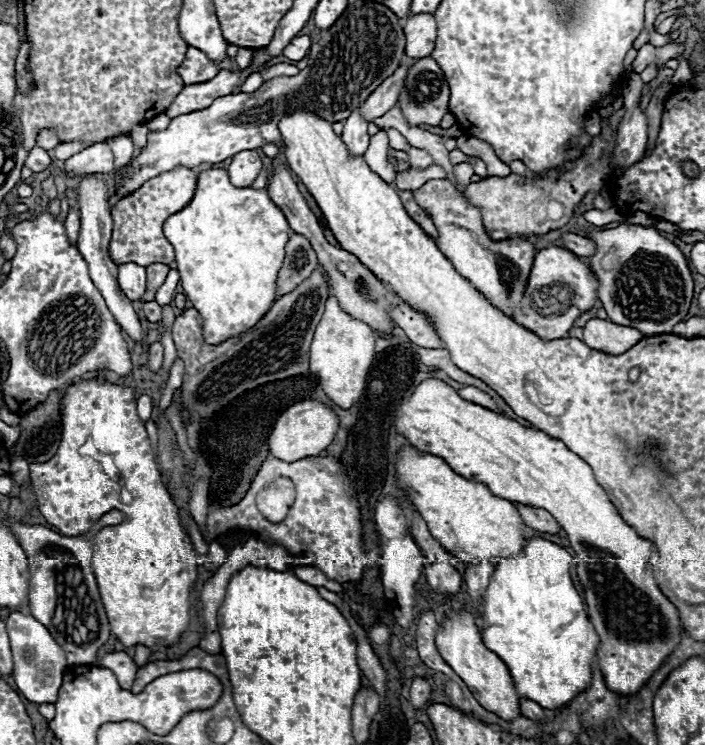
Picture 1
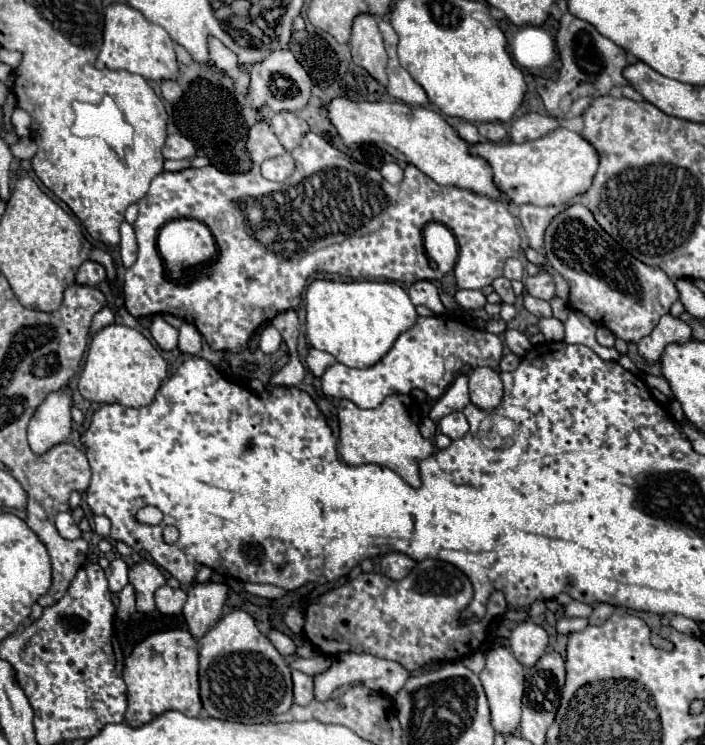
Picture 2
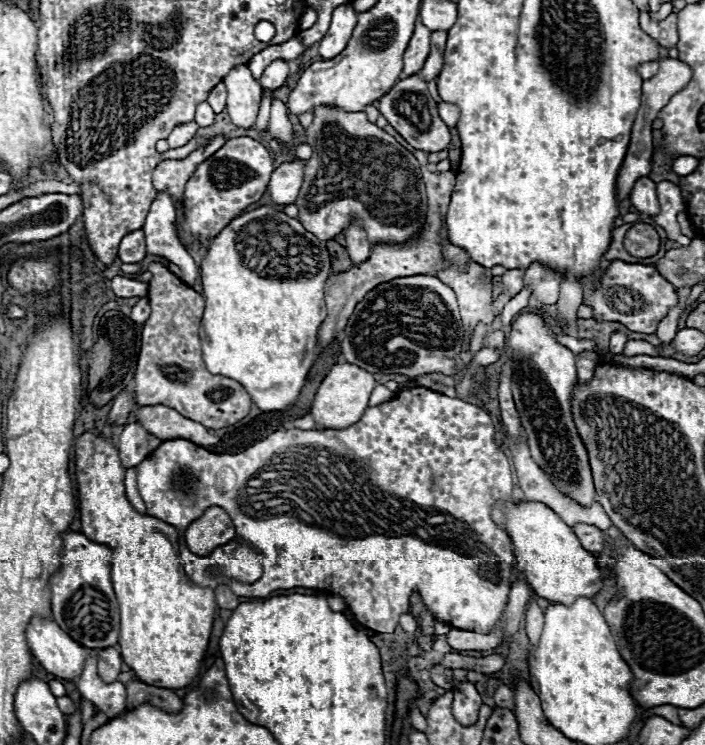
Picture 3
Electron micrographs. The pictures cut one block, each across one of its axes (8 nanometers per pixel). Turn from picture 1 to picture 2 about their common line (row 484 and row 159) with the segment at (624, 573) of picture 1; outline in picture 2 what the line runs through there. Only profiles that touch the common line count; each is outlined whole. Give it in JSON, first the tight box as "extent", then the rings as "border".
{"extent":[470,126,600,206],"border":[[[564,126],[526,144],[484,142],[474,144],[470,152],[490,162],[494,170],[494,182],[504,192],[506,200],[534,206],[560,206],[570,202],[574,196],[588,192],[600,162],[596,148],[586,138]]]}

